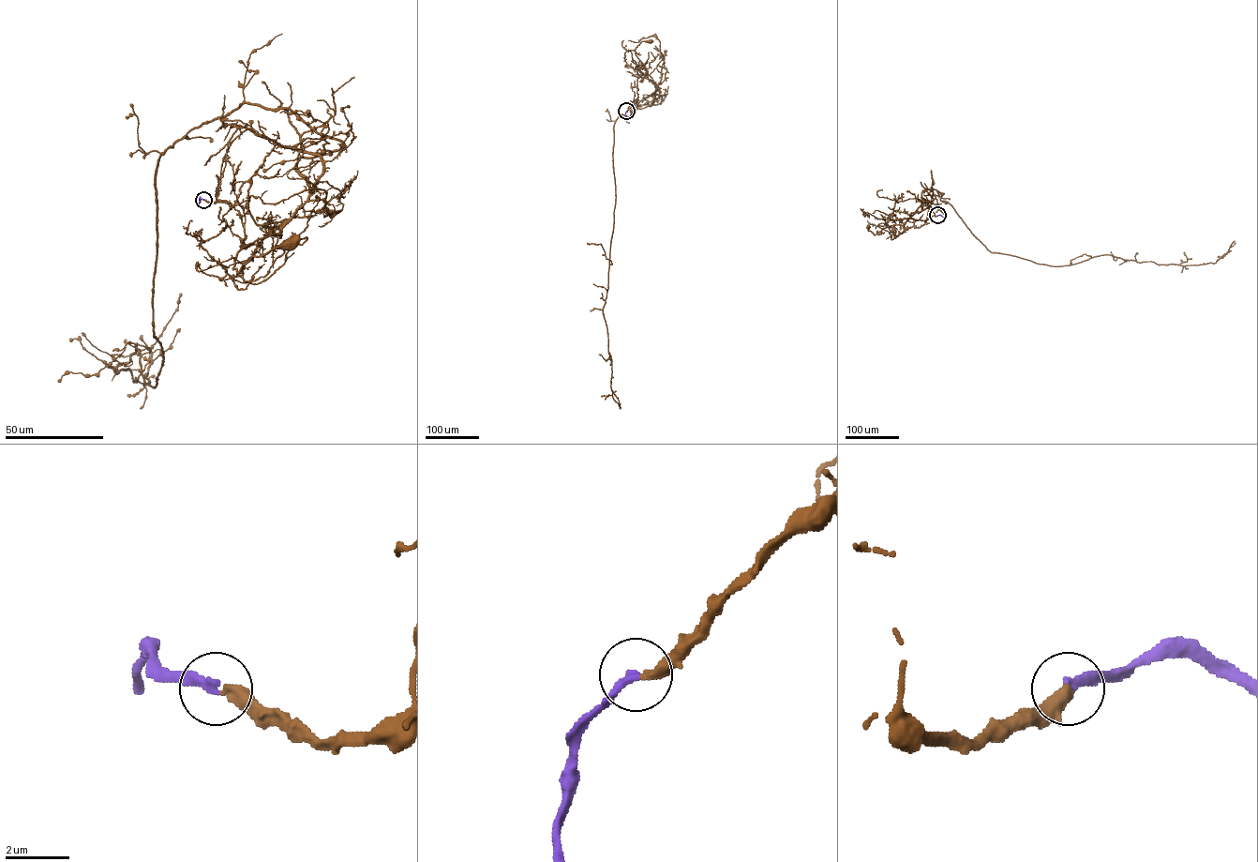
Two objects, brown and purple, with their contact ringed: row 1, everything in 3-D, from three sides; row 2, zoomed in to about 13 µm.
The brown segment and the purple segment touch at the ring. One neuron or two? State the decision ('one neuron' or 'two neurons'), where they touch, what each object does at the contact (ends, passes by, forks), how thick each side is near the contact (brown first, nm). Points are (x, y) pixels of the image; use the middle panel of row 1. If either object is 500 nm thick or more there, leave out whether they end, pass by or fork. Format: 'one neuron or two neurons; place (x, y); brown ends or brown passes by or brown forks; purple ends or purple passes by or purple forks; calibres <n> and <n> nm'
one neuron; place (626, 111); brown ends; purple ends; calibres 360 and 280 nm

